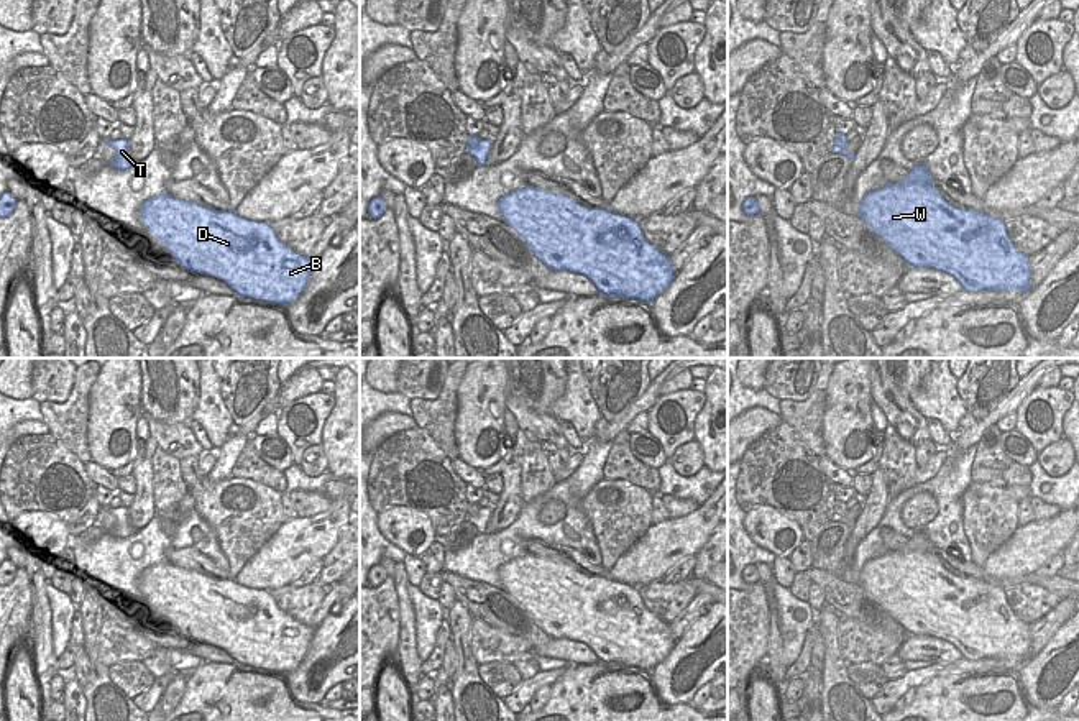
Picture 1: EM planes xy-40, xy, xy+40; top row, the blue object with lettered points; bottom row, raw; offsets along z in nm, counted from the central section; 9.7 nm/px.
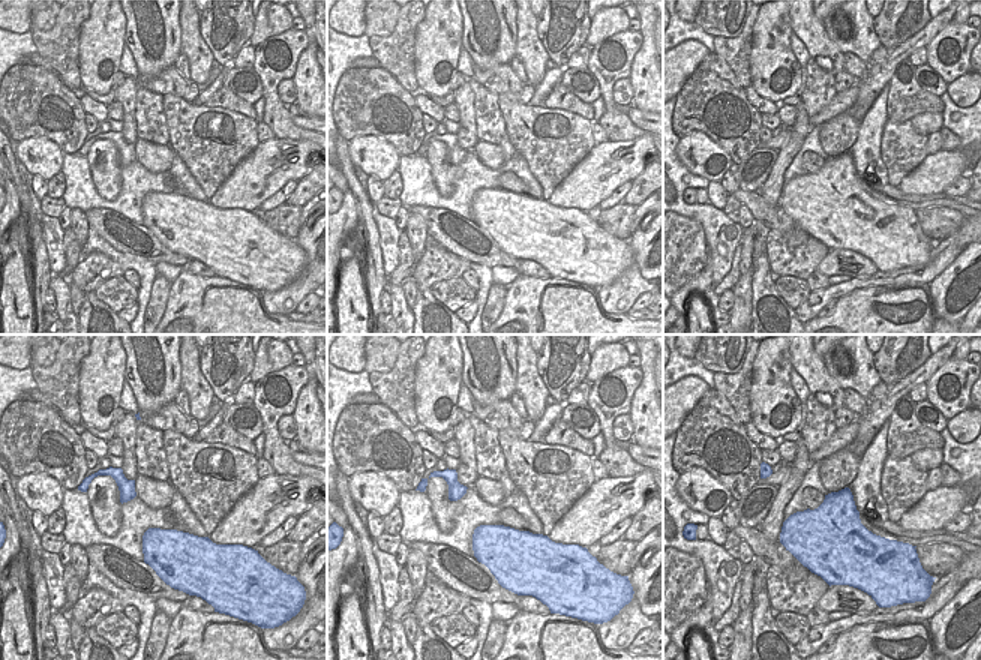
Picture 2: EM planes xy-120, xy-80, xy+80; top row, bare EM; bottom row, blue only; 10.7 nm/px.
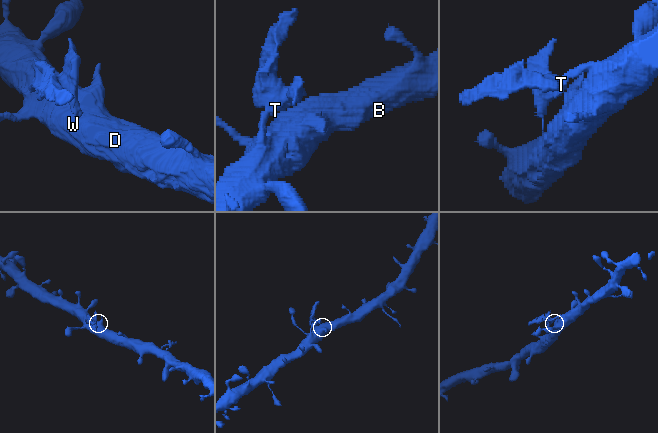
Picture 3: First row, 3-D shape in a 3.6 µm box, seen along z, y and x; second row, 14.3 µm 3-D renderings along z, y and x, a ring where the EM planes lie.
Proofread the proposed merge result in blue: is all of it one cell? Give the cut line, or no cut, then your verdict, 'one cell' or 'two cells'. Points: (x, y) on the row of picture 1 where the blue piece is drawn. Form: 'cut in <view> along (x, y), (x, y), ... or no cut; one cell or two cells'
cut in xy along (480, 140), (468, 150); two cells

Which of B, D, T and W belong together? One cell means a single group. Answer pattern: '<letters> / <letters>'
B D W / T

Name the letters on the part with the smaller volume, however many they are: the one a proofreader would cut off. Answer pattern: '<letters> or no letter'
T

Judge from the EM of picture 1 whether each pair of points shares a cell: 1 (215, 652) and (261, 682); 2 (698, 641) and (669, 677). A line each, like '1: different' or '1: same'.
1: different
2: same

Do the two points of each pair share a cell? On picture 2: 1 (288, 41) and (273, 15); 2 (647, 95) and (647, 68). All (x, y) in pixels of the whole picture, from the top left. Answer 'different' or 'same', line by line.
1: different
2: same

